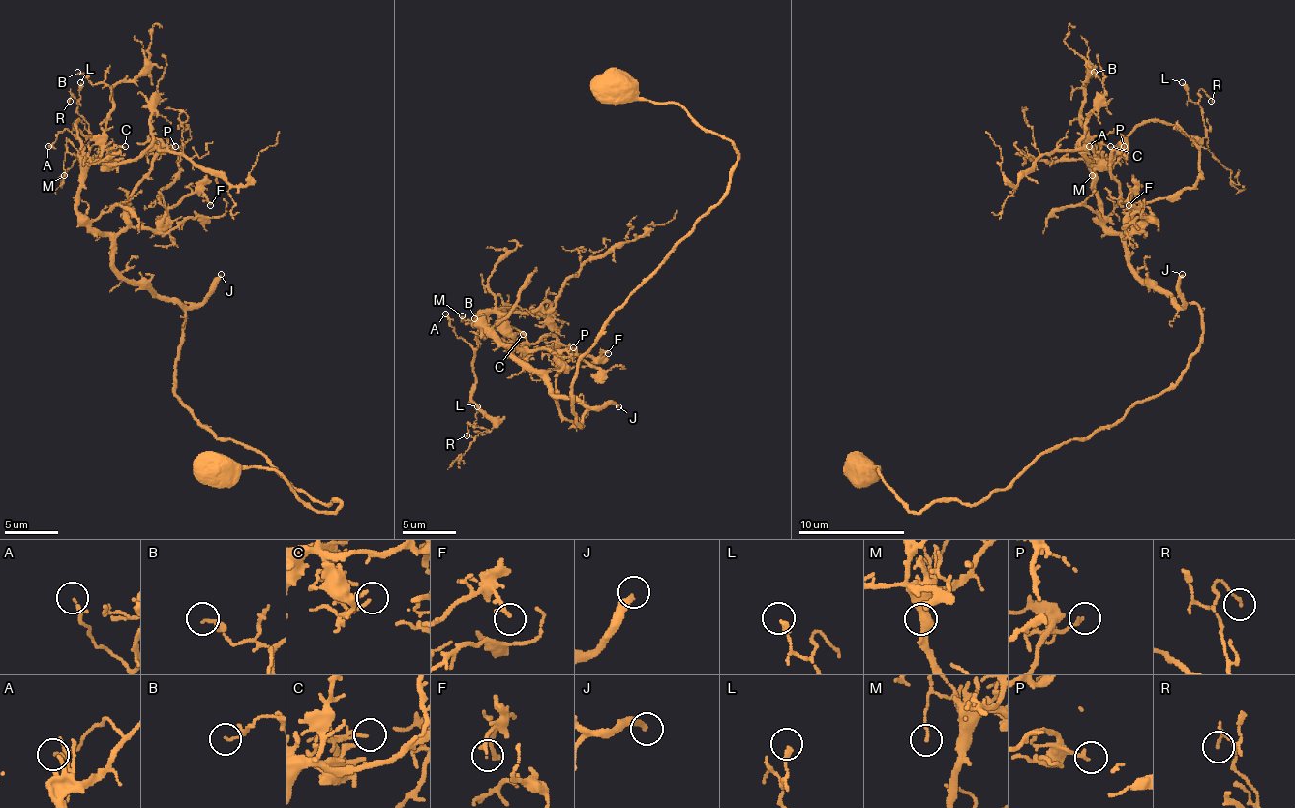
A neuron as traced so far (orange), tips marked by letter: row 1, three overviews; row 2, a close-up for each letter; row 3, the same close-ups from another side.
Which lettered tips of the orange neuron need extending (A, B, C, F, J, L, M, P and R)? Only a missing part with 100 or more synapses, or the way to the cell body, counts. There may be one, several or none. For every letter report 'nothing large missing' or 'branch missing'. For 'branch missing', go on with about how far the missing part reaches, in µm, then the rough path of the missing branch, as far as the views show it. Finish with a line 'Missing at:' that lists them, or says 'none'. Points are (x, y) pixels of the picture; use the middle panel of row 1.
A: nothing large missing
B: nothing large missing
C: nothing large missing
F: nothing large missing
J: branch missing; about 190 µm are missing
L: nothing large missing
M: nothing large missing
P: nothing large missing
R: nothing large missing
Missing at: J

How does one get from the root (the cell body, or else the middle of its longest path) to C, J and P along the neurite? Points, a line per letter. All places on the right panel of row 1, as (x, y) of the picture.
C: (860, 473), (908, 510), (978, 505), (1177, 383), (1203, 311), (1104, 226), (1089, 160), (1110, 146)
J: (860, 473), (879, 467), (908, 510), (978, 505), (1041, 455), (1168, 391), (1203, 332), (1182, 274)
P: (860, 473), (879, 467), (908, 510), (978, 505), (1177, 383), (1203, 311), (1129, 266), (1124, 146)

